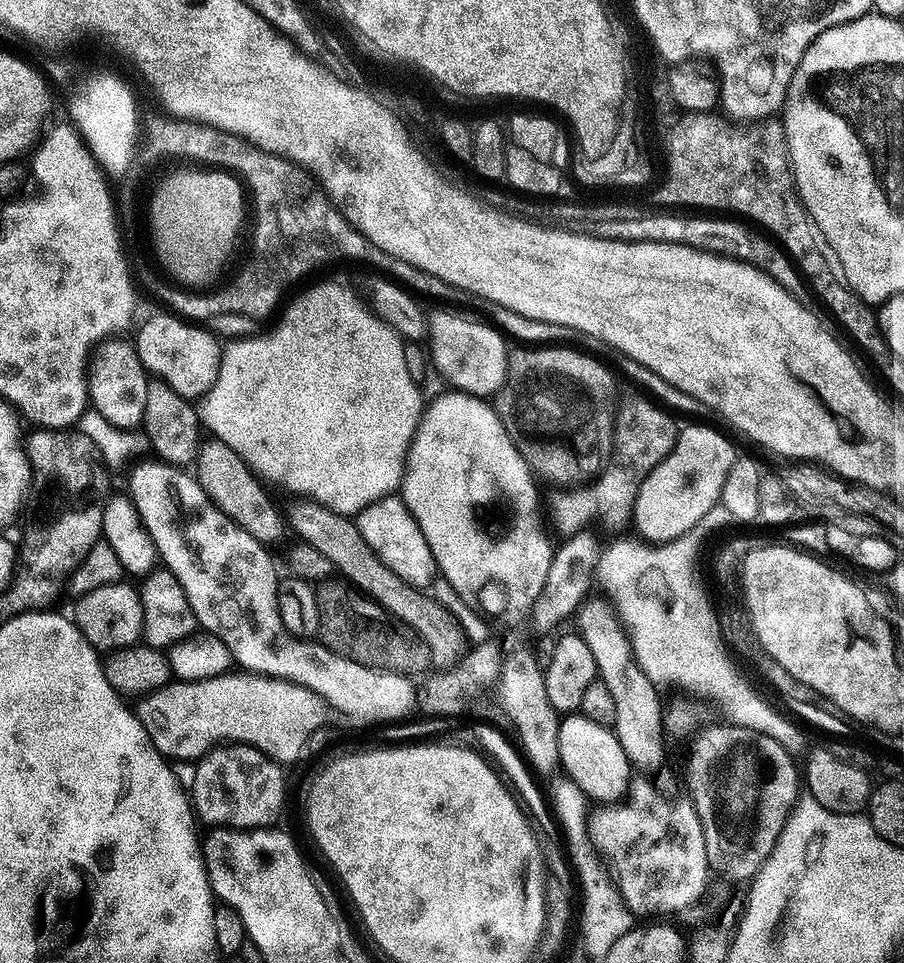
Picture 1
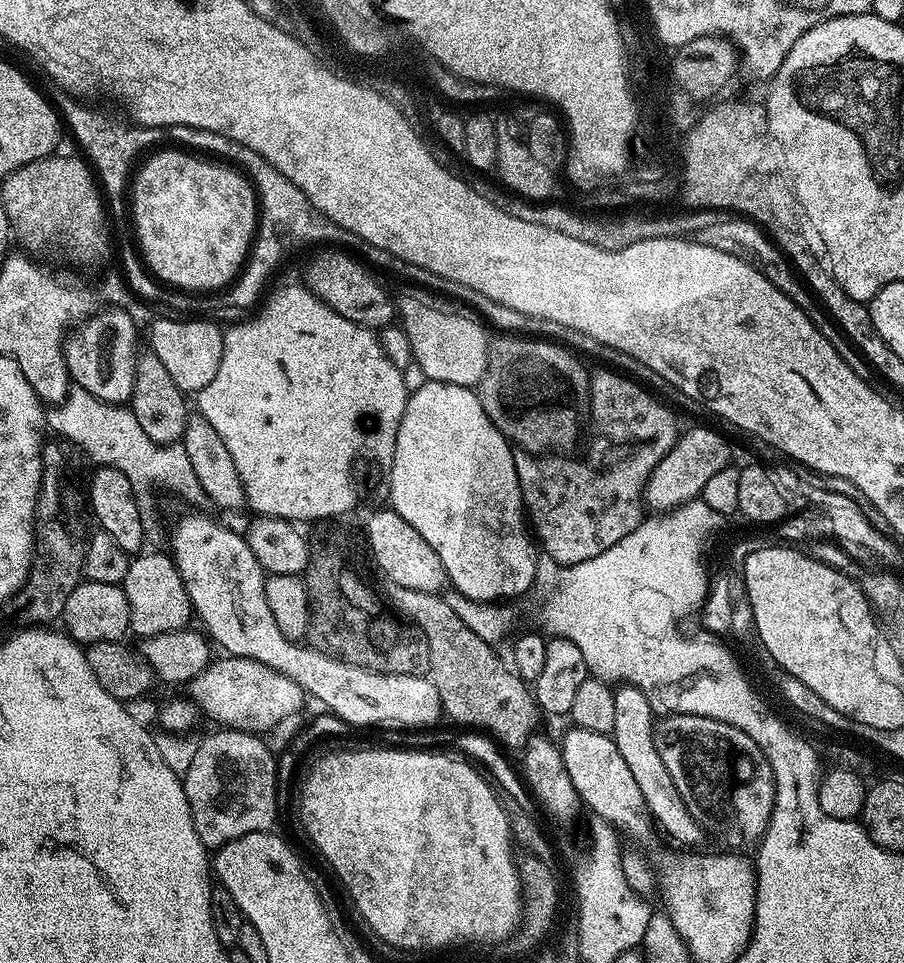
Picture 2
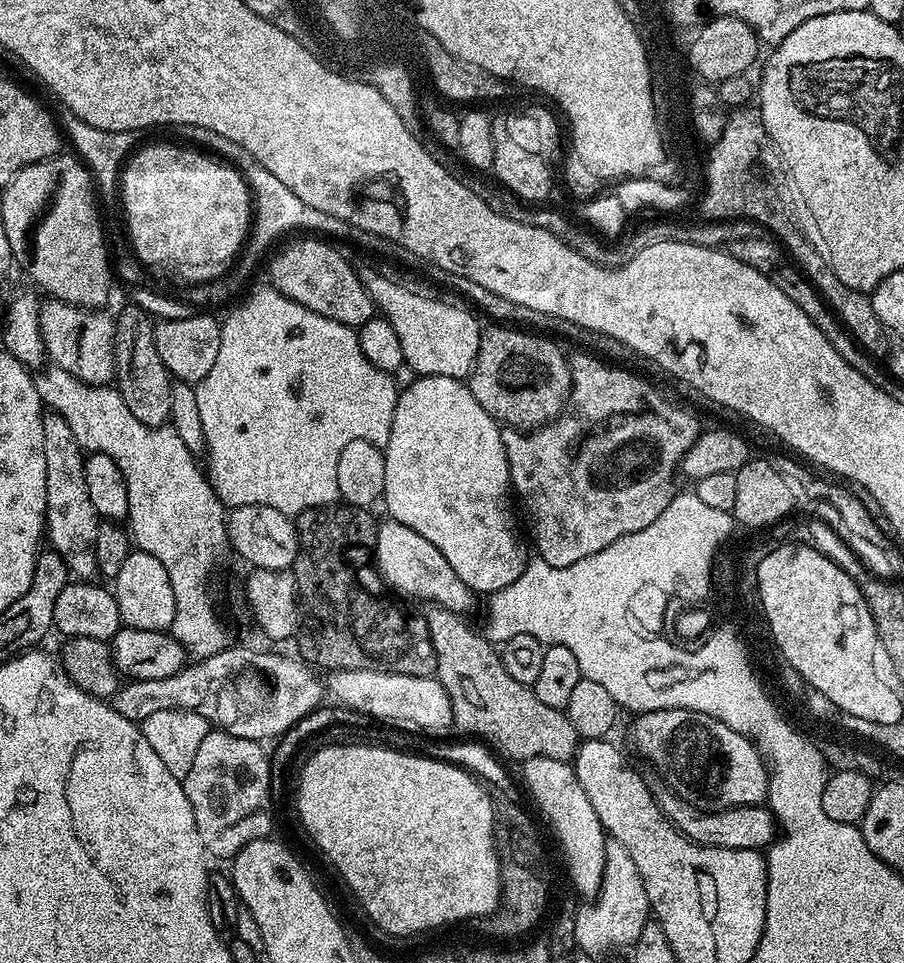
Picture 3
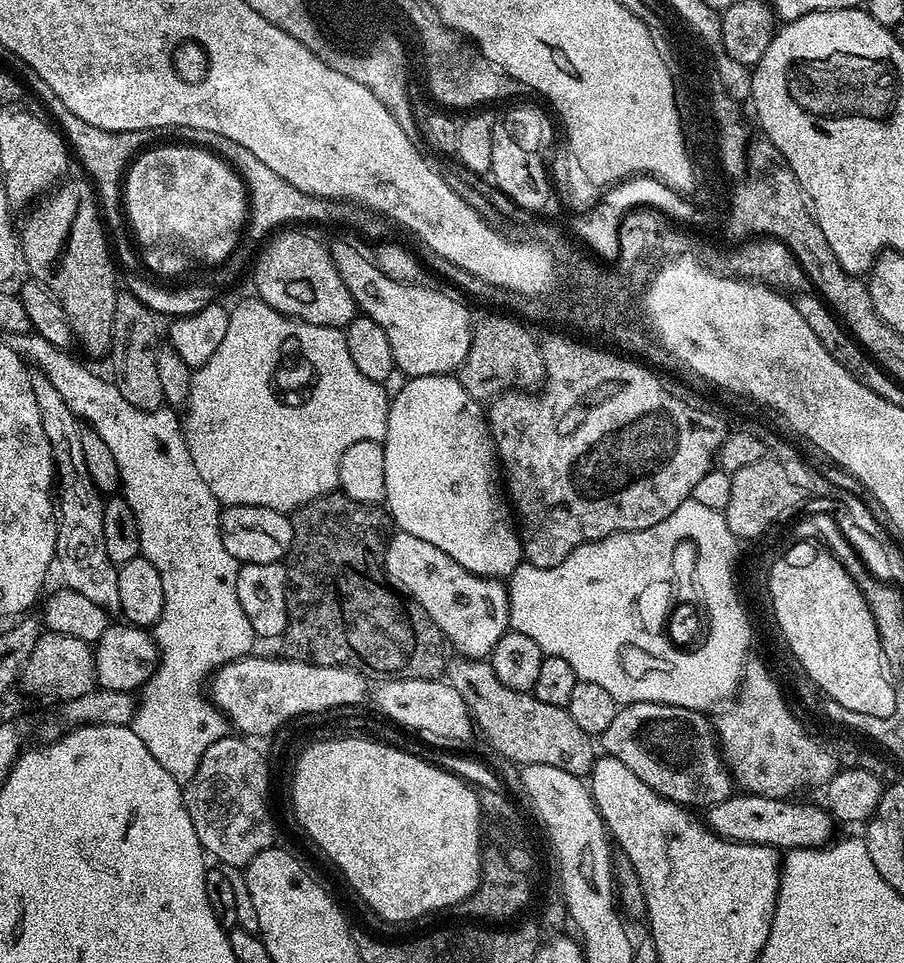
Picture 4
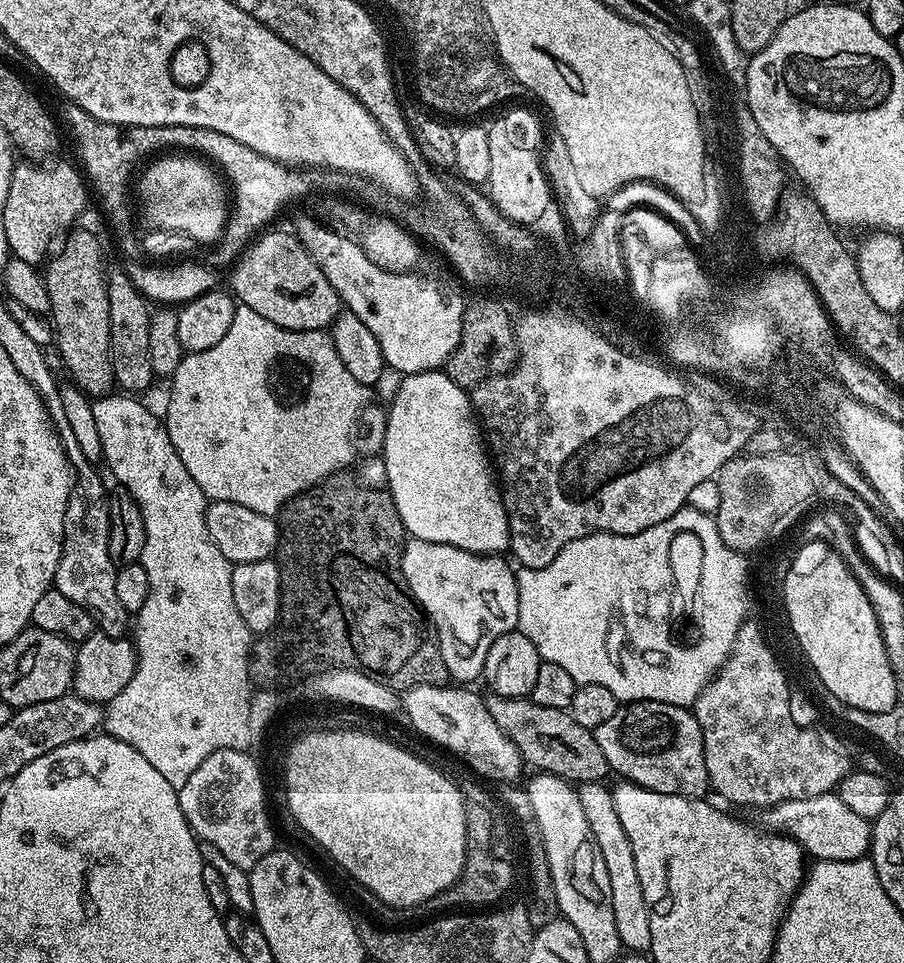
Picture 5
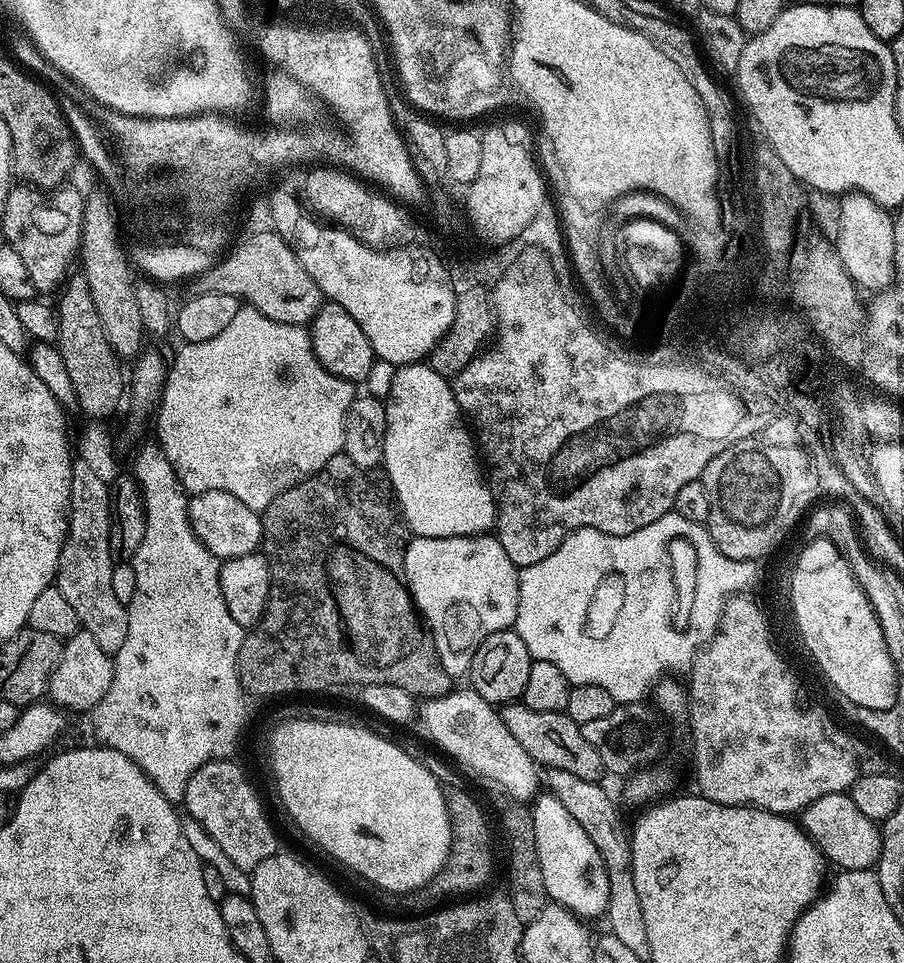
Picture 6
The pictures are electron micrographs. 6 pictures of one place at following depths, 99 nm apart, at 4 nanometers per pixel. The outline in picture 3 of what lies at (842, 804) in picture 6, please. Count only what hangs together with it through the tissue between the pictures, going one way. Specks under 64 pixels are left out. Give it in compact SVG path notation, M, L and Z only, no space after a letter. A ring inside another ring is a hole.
M663 782L651 785L652 796L658 806L666 814L666 818L686 838L696 844L707 844L709 848L754 848L764 850L777 839L778 825L772 809L759 804L747 804L741 808L721 808L719 810L705 810L695 808L686 802Z

